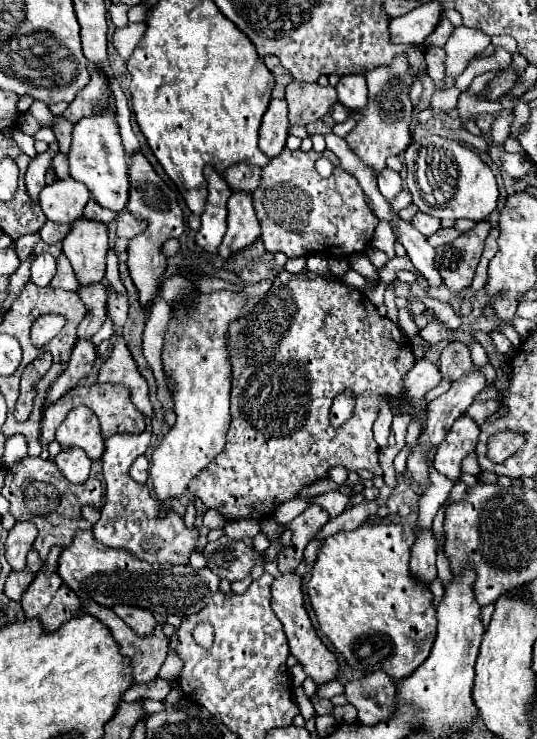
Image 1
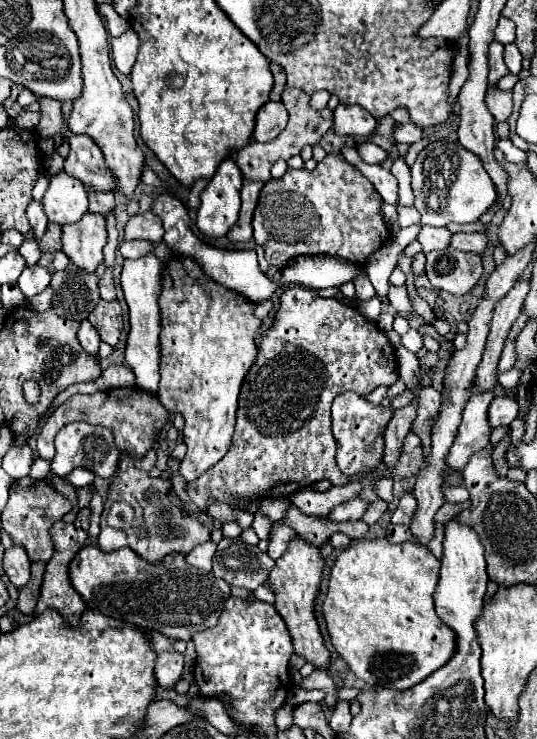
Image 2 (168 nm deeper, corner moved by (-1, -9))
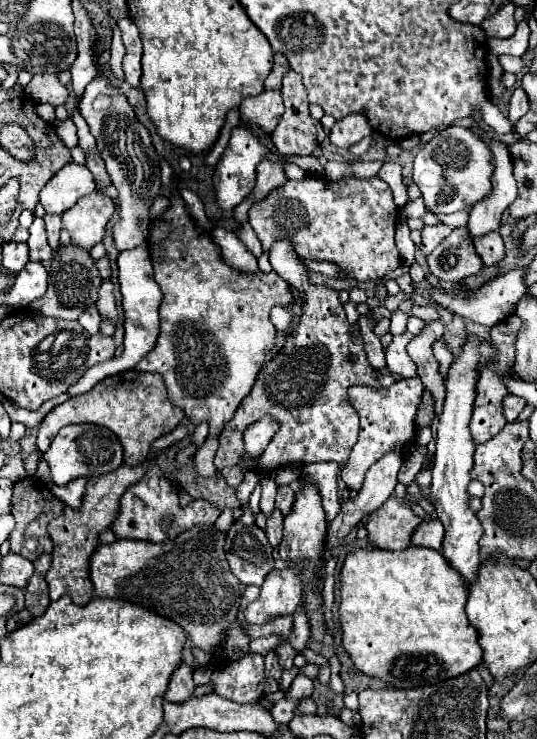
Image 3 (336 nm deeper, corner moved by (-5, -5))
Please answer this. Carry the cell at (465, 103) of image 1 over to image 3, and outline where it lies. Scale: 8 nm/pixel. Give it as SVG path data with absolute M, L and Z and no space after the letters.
M490 142L490 150L496 158L494 160L496 168L494 168L494 176L492 176L492 192L490 192L490 196L486 196L486 200L480 200L470 210L468 230L472 232L472 236L480 236L480 234L498 230L502 212L518 196L508 146L502 142Z

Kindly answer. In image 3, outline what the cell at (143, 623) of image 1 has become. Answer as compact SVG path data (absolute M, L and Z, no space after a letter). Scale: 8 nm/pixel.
M182 664L174 672L174 676L170 680L170 686L168 686L168 692L166 692L166 700L172 702L172 704L182 704L182 702L186 702L192 696L194 688L196 688L196 684L192 680L192 668Z

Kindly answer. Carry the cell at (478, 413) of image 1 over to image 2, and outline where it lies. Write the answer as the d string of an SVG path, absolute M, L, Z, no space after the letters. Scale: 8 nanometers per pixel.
M494 398L488 408L488 422L492 428L510 426L510 422L518 416L518 404L512 398Z

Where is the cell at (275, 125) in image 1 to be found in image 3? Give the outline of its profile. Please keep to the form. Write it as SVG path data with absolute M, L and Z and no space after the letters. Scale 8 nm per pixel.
M264 90L258 96L246 96L240 104L240 118L272 132L284 112L280 90Z

